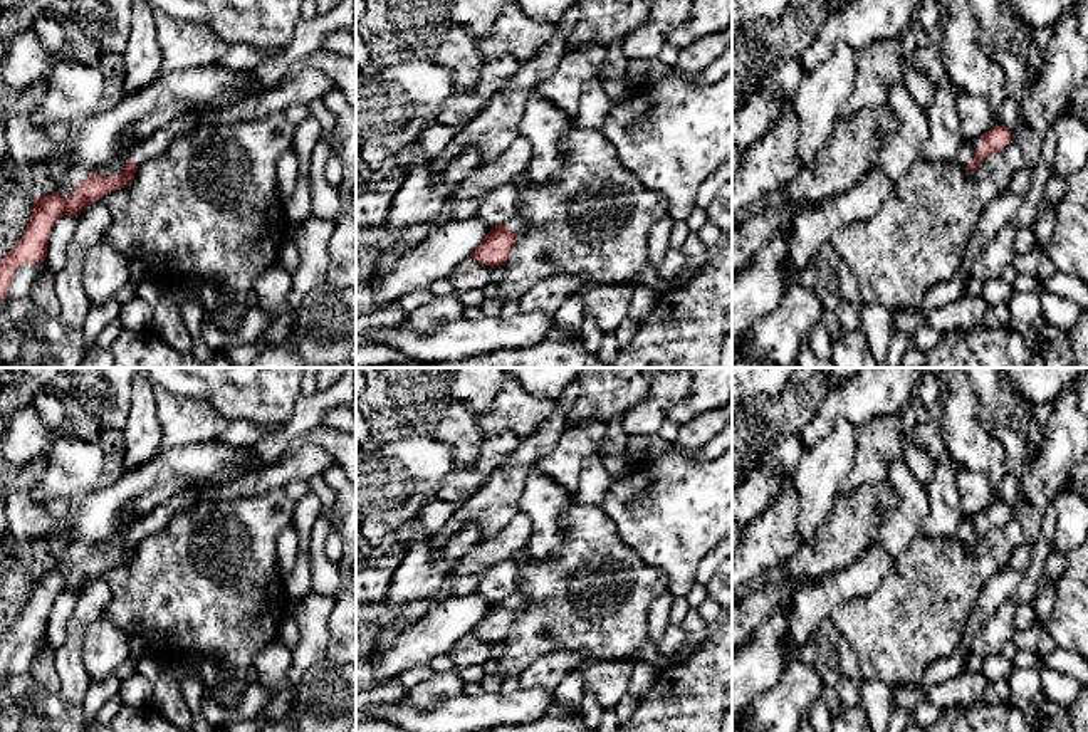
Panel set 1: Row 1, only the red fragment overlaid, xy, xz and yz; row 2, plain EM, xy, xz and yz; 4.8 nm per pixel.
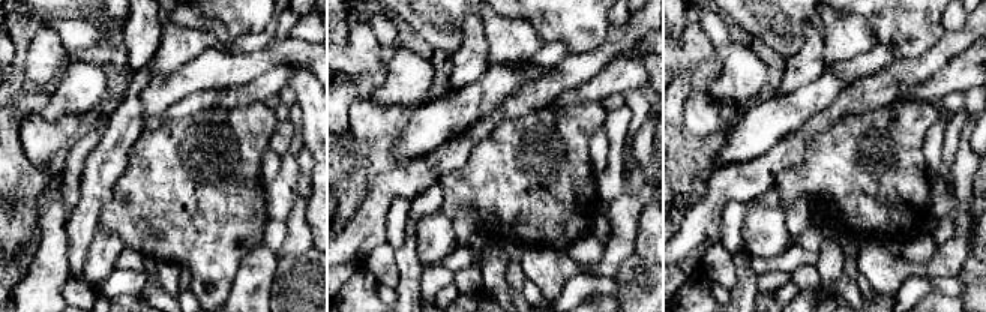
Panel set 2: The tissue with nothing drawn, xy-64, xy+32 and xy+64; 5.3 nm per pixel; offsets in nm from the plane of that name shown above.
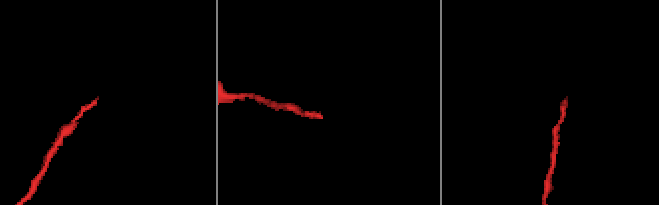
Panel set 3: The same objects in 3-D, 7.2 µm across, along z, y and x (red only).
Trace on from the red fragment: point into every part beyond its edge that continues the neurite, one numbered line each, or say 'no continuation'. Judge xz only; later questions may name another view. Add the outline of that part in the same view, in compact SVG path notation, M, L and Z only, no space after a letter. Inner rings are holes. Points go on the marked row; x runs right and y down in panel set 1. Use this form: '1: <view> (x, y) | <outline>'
1: xz (517, 224) | M514 217L507 222L507 228L509 232L520 235L526 230L526 220L522 217Z

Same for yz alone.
1: yz (967, 151) | M981 138L974 139L972 143L964 141L962 148L959 149L959 165L967 166L972 163L976 151L982 146Z

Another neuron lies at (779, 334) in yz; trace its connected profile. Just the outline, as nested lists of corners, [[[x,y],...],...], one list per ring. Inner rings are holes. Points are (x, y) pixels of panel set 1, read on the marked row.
[[[794,280],[779,306],[754,324],[751,339],[779,368],[794,368],[803,341],[823,322],[823,312],[814,289]]]

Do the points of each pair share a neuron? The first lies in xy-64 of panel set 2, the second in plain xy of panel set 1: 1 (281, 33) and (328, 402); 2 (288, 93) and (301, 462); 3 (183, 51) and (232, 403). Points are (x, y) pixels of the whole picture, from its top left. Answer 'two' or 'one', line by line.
1: one
2: two
3: two

